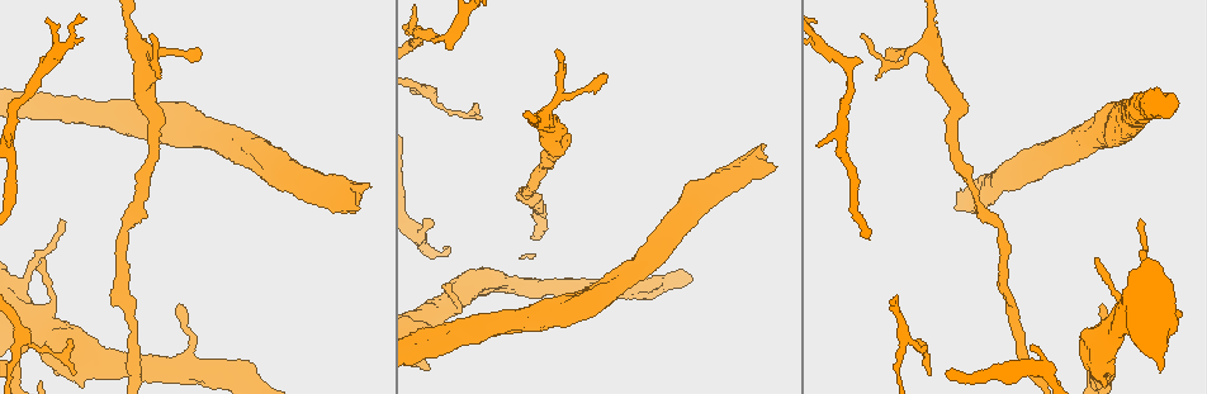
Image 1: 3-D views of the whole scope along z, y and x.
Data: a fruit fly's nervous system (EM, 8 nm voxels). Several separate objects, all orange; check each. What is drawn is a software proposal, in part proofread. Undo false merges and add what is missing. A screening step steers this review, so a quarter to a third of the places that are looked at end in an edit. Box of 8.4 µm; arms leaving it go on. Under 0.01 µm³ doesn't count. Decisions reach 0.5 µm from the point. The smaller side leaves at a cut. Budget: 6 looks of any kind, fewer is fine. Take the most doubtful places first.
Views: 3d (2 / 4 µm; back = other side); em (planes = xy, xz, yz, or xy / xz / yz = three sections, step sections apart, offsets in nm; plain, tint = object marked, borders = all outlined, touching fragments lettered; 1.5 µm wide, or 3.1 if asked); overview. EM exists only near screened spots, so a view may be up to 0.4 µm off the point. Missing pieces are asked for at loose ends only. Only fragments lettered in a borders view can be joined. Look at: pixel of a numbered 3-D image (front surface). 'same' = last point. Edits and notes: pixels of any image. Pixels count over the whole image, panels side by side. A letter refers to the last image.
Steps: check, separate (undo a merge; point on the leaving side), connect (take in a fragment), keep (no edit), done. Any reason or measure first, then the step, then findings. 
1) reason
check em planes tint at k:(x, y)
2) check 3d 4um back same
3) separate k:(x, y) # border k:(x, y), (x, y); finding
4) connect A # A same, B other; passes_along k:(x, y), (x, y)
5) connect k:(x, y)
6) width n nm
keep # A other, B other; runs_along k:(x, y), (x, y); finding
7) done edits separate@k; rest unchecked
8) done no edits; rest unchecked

check em planes borders at 1:(1033, 345)

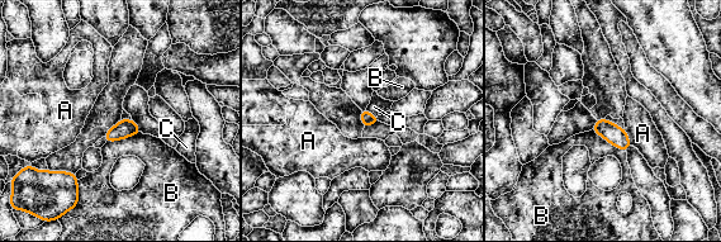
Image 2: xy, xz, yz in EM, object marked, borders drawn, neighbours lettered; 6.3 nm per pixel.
keep # A other, B other, C other; border 2:(366, 109), (376, 117); no lettered fragment goes on from it

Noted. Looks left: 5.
three-way junction
check 3d 4um at 1:(460, 17)

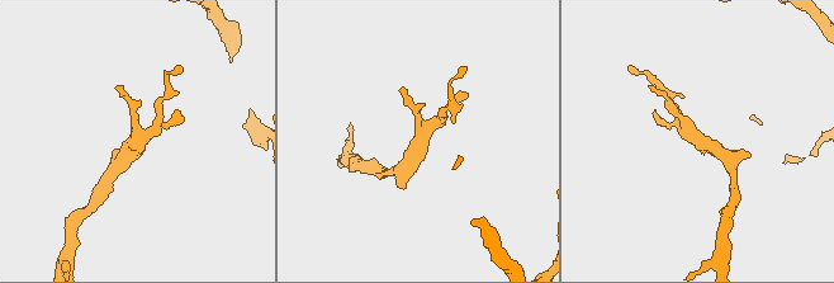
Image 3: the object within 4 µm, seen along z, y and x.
check em planes borders at 3:(702, 141)

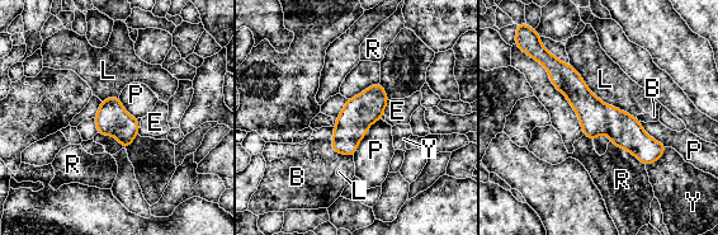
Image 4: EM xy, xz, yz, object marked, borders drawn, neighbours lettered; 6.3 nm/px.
arms 3
keep # B other, E other, L other, P other, R other, Y other; border 4:(638, 121), (652, 137), (667, 146); one cell here

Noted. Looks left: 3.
three arms meet
check em planes borders at 1:(901, 334)

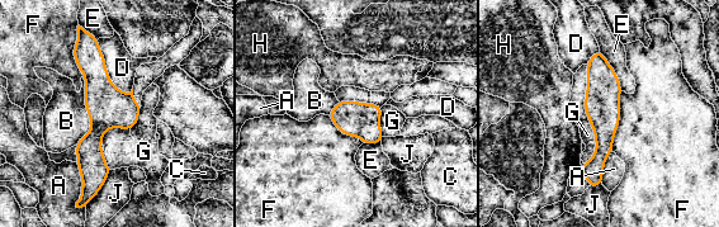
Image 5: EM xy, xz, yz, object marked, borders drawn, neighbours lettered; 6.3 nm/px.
width 220 nm
keep # A other, B other, C other, D other, E other, F other, G other, H other, J other; all the same cell

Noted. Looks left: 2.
done no edits; rest unchecked

